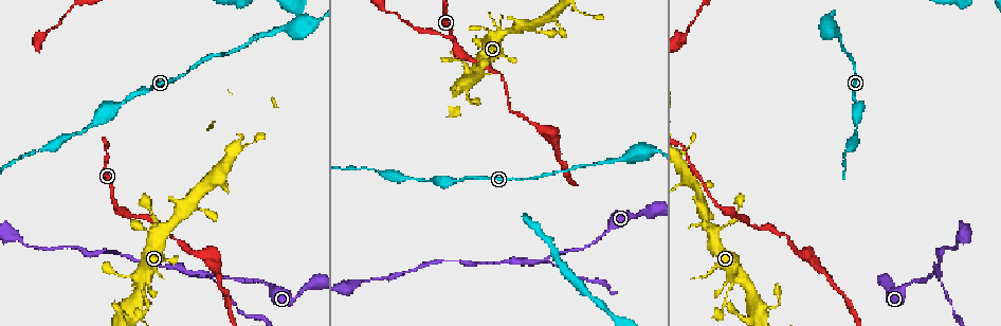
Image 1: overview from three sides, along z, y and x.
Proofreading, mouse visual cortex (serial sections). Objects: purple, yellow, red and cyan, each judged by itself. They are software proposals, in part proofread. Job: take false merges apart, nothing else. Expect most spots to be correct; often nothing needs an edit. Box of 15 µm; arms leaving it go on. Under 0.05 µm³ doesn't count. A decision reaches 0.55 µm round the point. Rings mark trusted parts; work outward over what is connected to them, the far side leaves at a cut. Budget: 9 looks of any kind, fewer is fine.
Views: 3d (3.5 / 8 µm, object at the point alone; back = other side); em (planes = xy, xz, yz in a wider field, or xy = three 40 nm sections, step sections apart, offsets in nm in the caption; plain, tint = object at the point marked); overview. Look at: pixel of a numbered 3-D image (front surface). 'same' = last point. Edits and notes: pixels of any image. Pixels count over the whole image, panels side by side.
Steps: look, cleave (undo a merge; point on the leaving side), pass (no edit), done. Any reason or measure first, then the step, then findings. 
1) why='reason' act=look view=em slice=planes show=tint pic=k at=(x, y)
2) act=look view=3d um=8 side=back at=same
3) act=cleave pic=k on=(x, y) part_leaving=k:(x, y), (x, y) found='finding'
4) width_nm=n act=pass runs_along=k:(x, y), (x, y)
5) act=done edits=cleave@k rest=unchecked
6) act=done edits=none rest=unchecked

why='sudden change in width' act=look view=3d um=3.5 pic=1 at=(467, 98)

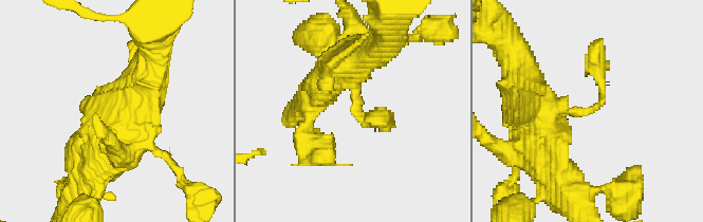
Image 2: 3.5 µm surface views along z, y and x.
act=look view=em slice=xy step=5 show=tint pic=2 at=(356, 110)

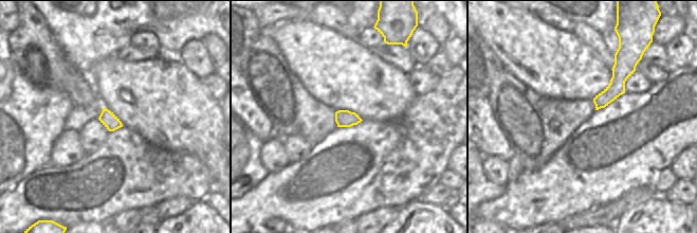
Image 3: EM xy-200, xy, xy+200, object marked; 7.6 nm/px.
act=pass runs_along=3:(617, 61), (618, 84), (598, 106) found='continuous, no second cell'

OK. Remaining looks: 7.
why='sudden change in width' act=look view=em slice=xy step=2 show=tint pic=1 at=(734, 277)

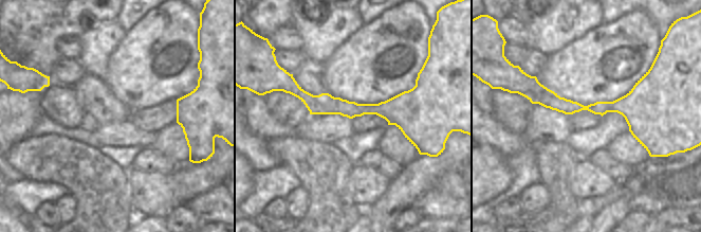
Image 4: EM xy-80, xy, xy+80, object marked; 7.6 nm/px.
act=look view=3d um=3.5 at=same

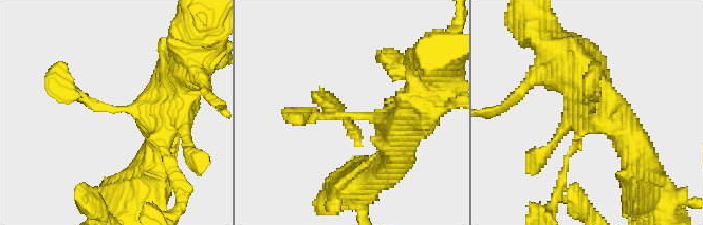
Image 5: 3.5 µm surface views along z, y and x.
act=pass runs_along=5:(179, 91), (165, 110), (94, 107), (58, 81) found='all the same cell'

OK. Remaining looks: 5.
why='sharp bend' act=look view=3d um=8 pic=1 at=(453, 53)

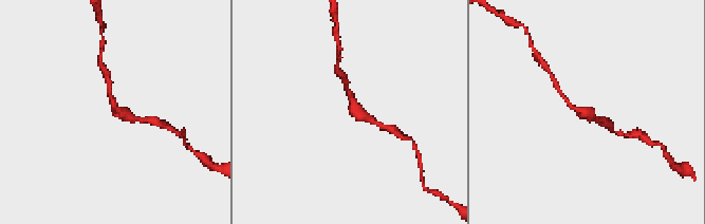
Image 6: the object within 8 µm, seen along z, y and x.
arm_widths_nm=150,250 why='shape alone is not enough' act=look view=em slice=xy step=3 show=tint pic=6 at=(583, 112)

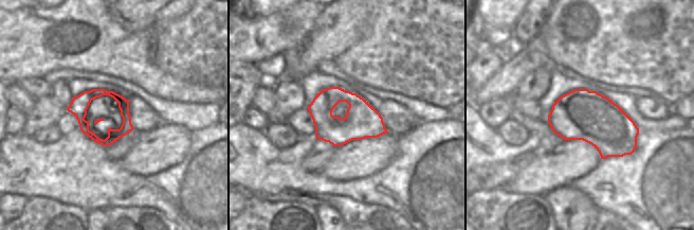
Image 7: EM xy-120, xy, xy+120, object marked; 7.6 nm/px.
act=pass runs_along=6:(346, 88), (350, 110), (376, 123) found='all the same cell'

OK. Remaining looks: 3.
why='four-way junction' act=look view=3d um=3.5 pic=1 at=(713, 230)

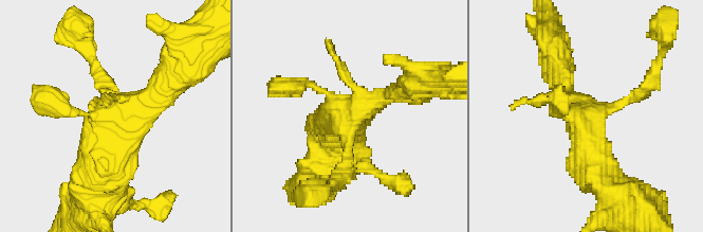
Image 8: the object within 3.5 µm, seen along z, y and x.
why='shape alone is not enough' act=look view=em slice=xy step=3 show=tint pic=8 at=(581, 118)

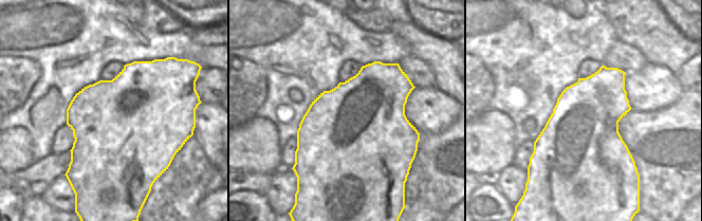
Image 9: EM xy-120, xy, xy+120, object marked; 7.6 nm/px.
act=pass runs_along=8:(99, 184), (103, 129), (167, 81) found='one cell here'

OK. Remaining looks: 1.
act=done edits=none rest=unchecked

